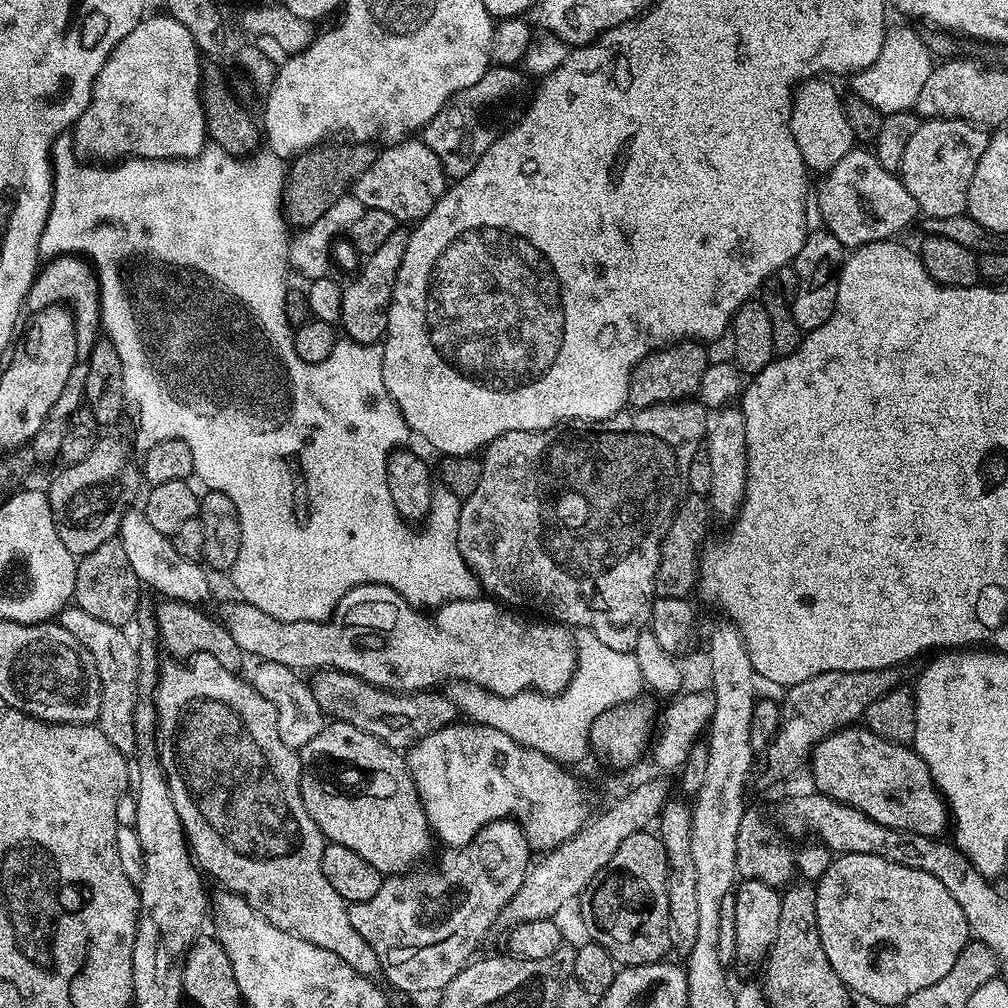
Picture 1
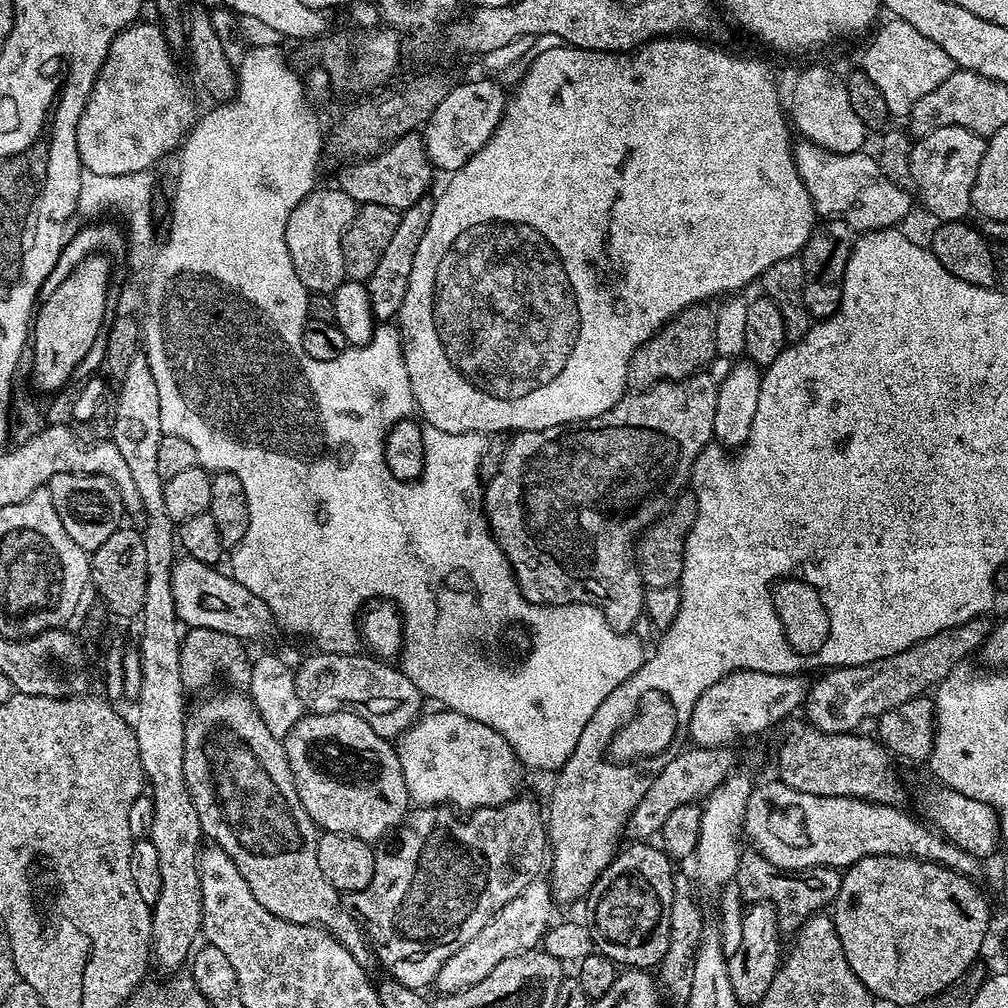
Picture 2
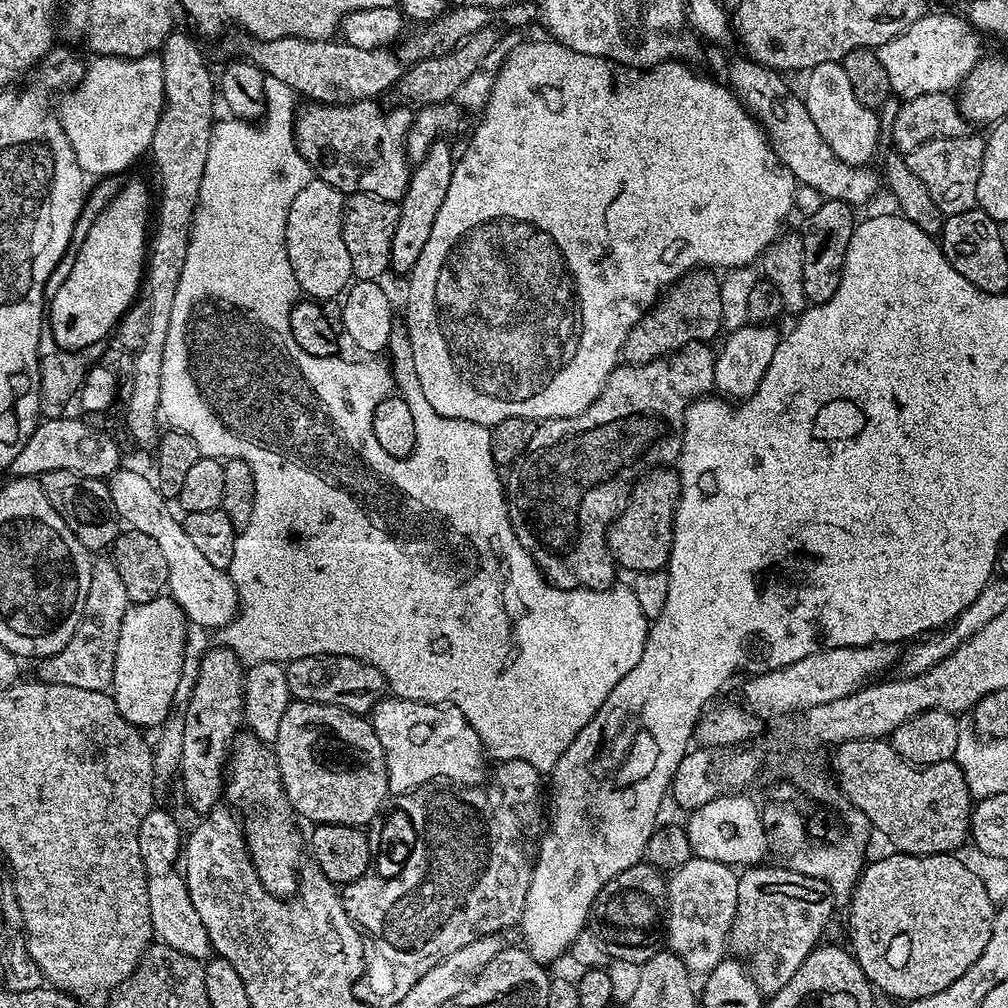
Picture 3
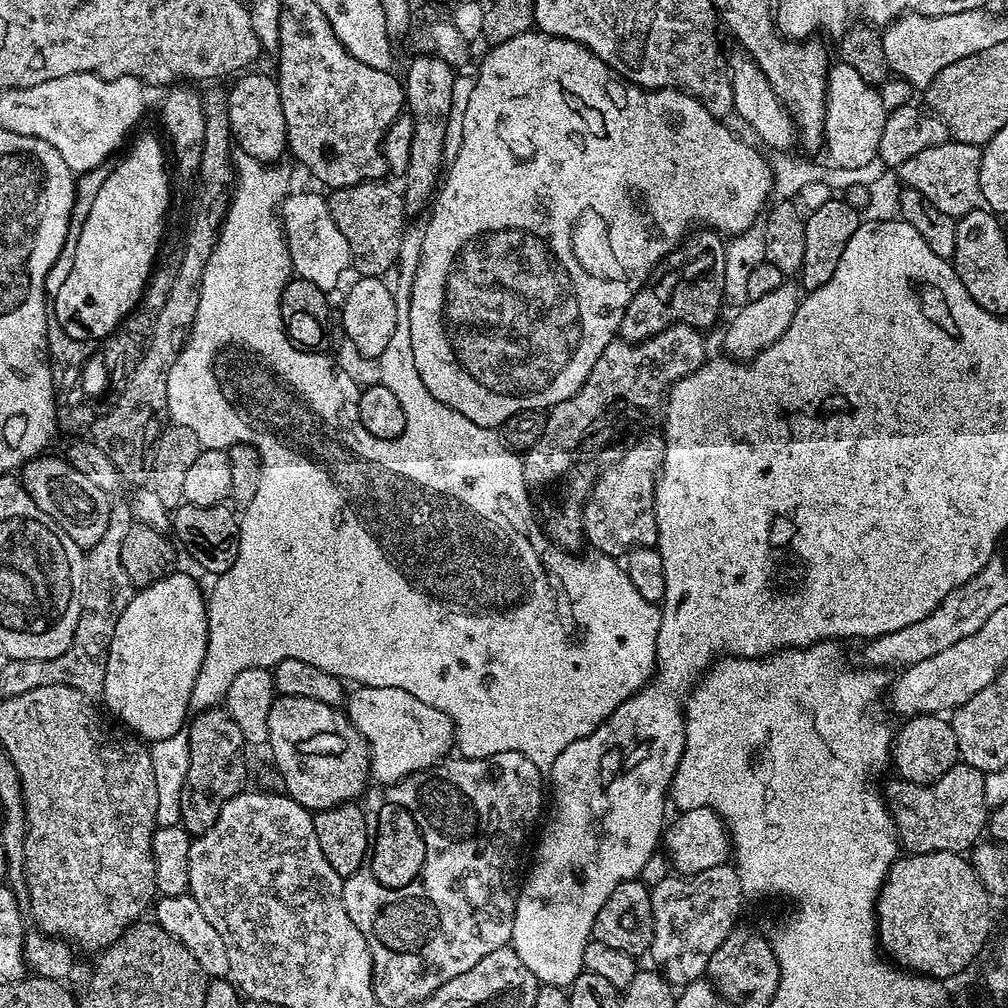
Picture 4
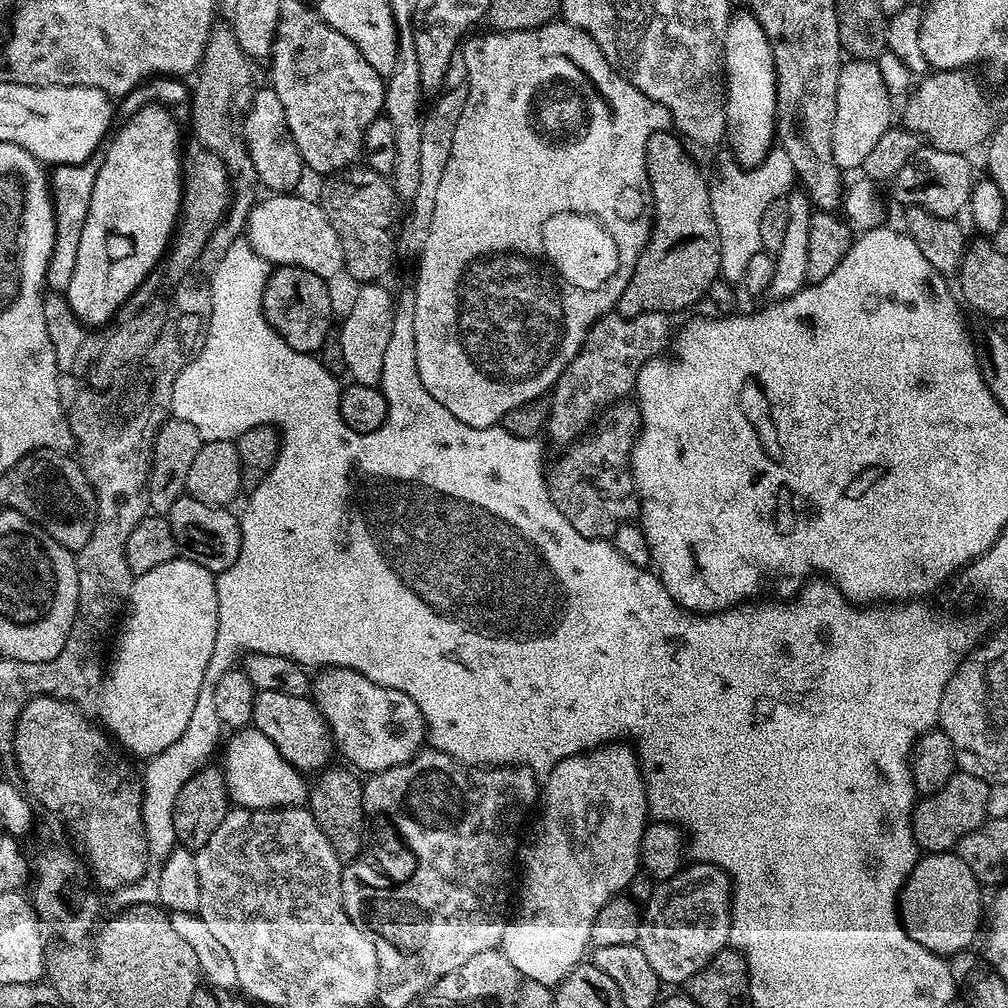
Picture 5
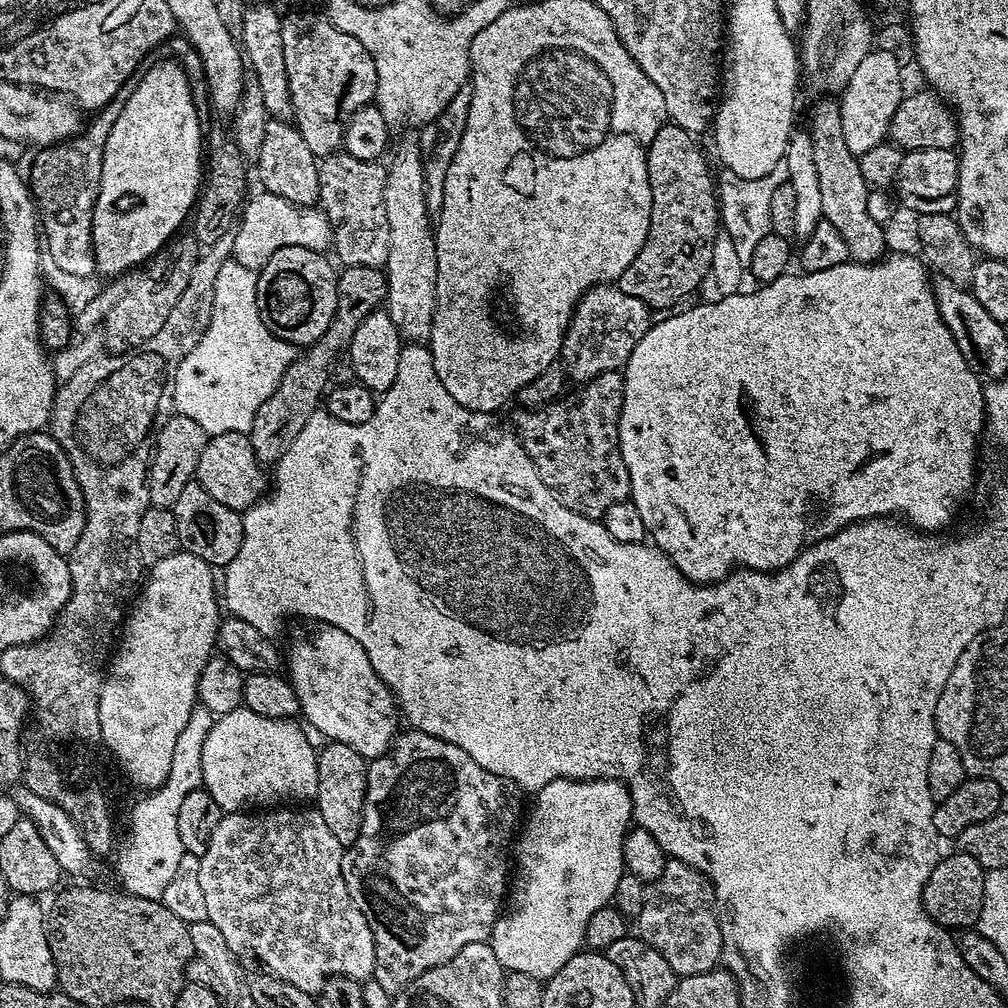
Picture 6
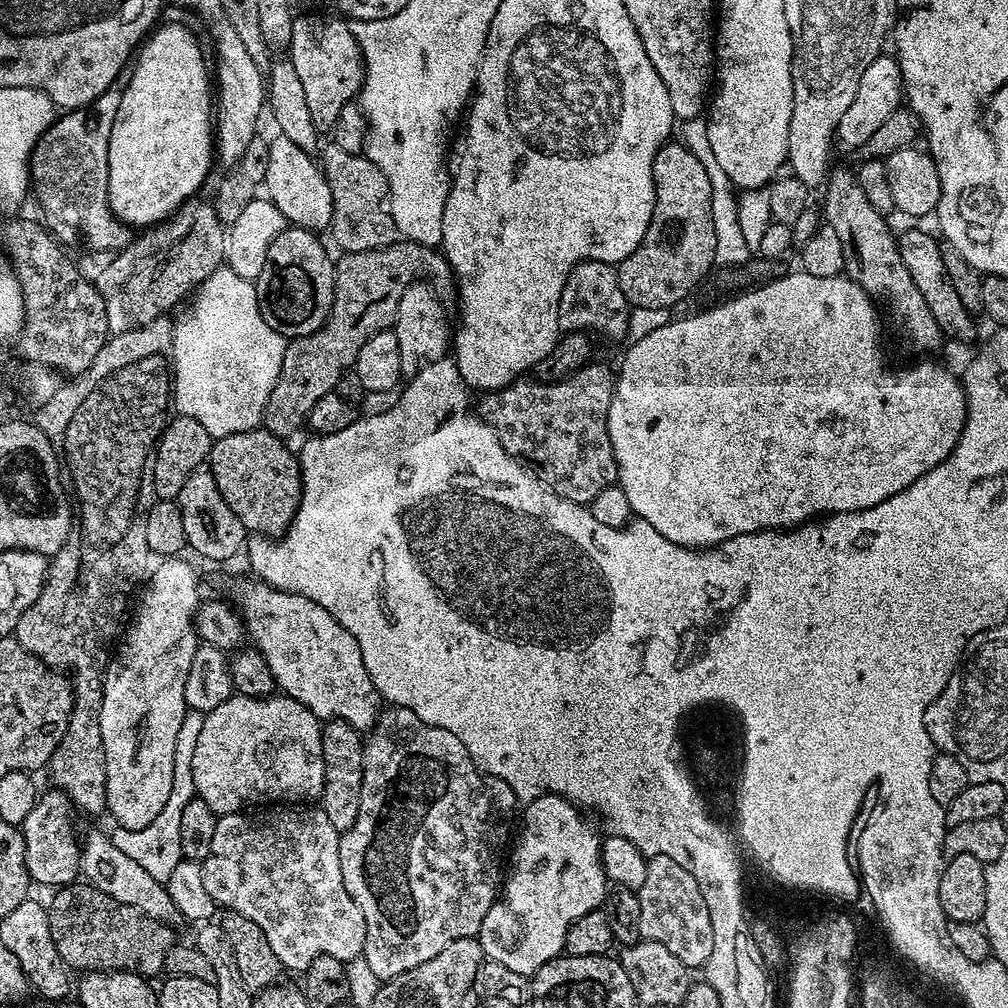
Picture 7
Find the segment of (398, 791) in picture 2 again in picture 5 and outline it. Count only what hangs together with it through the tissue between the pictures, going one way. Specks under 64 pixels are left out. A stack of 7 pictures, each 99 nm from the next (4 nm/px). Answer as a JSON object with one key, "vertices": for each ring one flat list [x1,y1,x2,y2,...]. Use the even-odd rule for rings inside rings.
{"vertices":[[259,690,254,698,254,710,252,711,251,727,257,728,274,746,278,746,278,752,286,762,290,762,300,772,316,774,327,769,333,763,334,741,332,732,324,721,324,715,316,709,316,701,308,696,295,696,294,694,282,694,279,690]]}

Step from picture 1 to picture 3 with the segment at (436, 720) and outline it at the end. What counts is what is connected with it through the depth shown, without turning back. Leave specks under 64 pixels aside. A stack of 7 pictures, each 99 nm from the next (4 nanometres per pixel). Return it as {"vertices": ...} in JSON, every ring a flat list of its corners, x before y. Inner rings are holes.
{"vertices":[[307,656,306,658,287,661,286,686,290,686,290,694,293,700,329,704,357,714,371,713,372,709,376,707,376,703,386,692,384,675,377,668,369,664,363,664,361,660,355,660,349,656]]}

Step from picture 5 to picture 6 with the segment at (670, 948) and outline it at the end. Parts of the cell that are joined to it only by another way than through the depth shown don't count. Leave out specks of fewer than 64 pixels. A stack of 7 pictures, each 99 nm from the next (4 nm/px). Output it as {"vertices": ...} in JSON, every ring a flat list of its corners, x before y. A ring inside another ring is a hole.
{"vertices":[[669,859,659,878,645,887,638,924,640,939,670,962,677,977,702,974,721,963,720,951,726,948,726,941,718,922,712,881,681,860]]}

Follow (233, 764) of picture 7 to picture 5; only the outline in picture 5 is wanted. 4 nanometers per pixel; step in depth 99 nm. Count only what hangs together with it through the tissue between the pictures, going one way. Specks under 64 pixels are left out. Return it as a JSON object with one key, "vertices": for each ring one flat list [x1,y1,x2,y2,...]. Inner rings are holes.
{"vertices":[[246,727,231,733,222,748,222,771,228,799,242,808,299,808,307,805,310,784,305,773,282,758,278,746,257,728],[228,744,228,745,227,745]]}

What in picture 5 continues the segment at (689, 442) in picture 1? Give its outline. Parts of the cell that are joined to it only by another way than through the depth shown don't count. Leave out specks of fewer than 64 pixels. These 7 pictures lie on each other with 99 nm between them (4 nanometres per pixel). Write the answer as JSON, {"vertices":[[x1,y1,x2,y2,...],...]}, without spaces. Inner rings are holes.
{"vertices":[[643,312,637,316,603,316,589,330,583,346,570,366,566,366,550,393,552,405,548,411,546,436,559,446,567,446,589,431,587,428,599,414,600,408,607,409,616,401,631,397,640,368,646,361,657,359,669,347,674,327,668,320,671,319,662,312]]}

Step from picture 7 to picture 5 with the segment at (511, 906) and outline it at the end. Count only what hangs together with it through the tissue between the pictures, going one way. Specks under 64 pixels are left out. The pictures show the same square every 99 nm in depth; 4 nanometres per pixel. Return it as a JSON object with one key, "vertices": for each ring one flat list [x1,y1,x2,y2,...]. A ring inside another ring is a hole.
{"vertices":[[613,742,602,744,599,748,580,753,579,756,567,756,562,758,542,780,542,803,539,805,540,817,536,820,536,829,532,832,532,837,528,840,528,845,521,847,518,852,518,864,524,867,524,873,519,873,518,888,520,884,520,909,516,912,516,920,509,919,504,926,504,937,500,943,500,948,506,958,510,958,510,963,514,965,514,970,518,970,524,980,542,982,549,986,560,983,564,977,569,976,573,968,585,959,590,948,590,926,594,926,594,918,606,902,613,900,615,896,621,895,629,887,631,879,636,872,641,871,640,843,644,828,650,823,650,813,648,811,648,795,644,789,644,778,640,771,640,761,636,755,635,747,628,742]]}

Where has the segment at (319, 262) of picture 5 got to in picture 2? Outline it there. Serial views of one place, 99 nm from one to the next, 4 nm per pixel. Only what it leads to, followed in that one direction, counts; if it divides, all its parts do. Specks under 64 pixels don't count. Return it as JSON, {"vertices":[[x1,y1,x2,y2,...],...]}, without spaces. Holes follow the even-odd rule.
{"vertices":[[332,186,332,188,317,187,308,193,305,200,298,202,298,206,294,206,294,210,286,222,286,246,290,255,295,259,298,278,309,293,324,292,331,294,336,291,339,284,344,283,346,276,343,271,323,272,320,268,308,267,312,264,312,255,315,252,320,256,325,256,328,260,337,259,340,250,340,238,343,236,346,226,350,226,357,207,356,200,350,198,350,194,343,192,338,186],[299,224,301,230,304,231,304,240,296,241,296,227]]}

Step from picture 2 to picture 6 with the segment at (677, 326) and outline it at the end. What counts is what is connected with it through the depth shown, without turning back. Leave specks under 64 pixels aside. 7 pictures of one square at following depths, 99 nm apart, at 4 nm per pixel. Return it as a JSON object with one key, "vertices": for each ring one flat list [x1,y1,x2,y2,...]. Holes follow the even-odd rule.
{"vertices":[[666,122,660,129,658,130,658,134,654,134,654,142,650,142,650,146,648,147,648,177,650,178,650,190,652,191,652,209,650,210,650,230,646,234,646,242,642,242,642,250,638,250,638,254,634,258,634,262,630,262,630,266,626,266,626,270,621,274,620,279,618,281,618,287,622,289,626,294,630,294,630,298,638,298,642,303,647,304,649,309,656,310,656,308,668,308,671,309,673,306,671,304,676,304,679,300,684,300,687,298,688,295,691,294,692,291,695,290,696,287,699,286,700,283,703,282,704,278,709,275,711,270,711,259,713,257,713,249,714,249,714,242,716,238,716,233,721,231,721,220,720,220,720,210,717,205,717,193,714,191,714,172,712,176,712,172,708,169,708,160,706,157,700,153,700,148,696,145,697,137,693,135,693,133,687,132,686,130,682,130,682,126,678,126,677,124]]}

